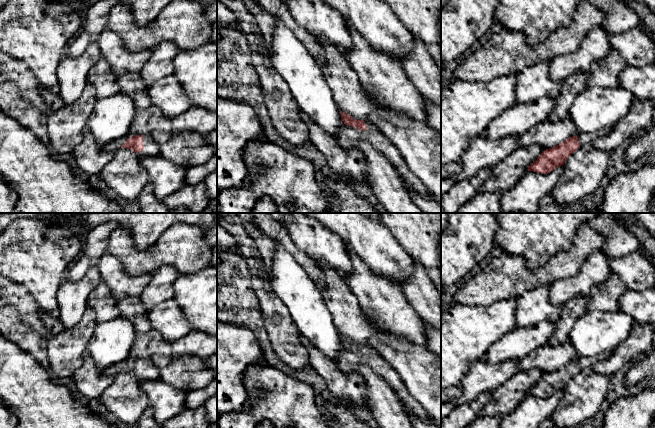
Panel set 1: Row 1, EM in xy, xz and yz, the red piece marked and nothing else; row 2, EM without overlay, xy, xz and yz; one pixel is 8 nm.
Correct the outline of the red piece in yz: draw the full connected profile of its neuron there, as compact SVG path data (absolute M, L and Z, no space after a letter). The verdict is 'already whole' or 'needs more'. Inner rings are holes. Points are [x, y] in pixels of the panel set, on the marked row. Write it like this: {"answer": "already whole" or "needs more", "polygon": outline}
{"answer": "needs more", "polygon": "M597 130L591 133L572 136L559 145L544 150L537 160L528 167L528 171L548 174L555 168L563 166L567 158L580 146L592 144L606 134L606 130Z"}

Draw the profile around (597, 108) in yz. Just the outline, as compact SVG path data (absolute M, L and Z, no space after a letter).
M590 86L575 98L568 118L575 126L576 135L609 130L631 109L635 100L628 90L619 86Z

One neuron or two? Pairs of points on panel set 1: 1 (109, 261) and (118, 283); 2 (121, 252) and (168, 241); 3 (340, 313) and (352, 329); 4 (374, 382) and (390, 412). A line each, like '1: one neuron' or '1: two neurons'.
1: one neuron
2: one neuron
3: one neuron
4: one neuron

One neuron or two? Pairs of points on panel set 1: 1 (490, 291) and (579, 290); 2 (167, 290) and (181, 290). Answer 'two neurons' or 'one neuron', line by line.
1: two neurons
2: two neurons

